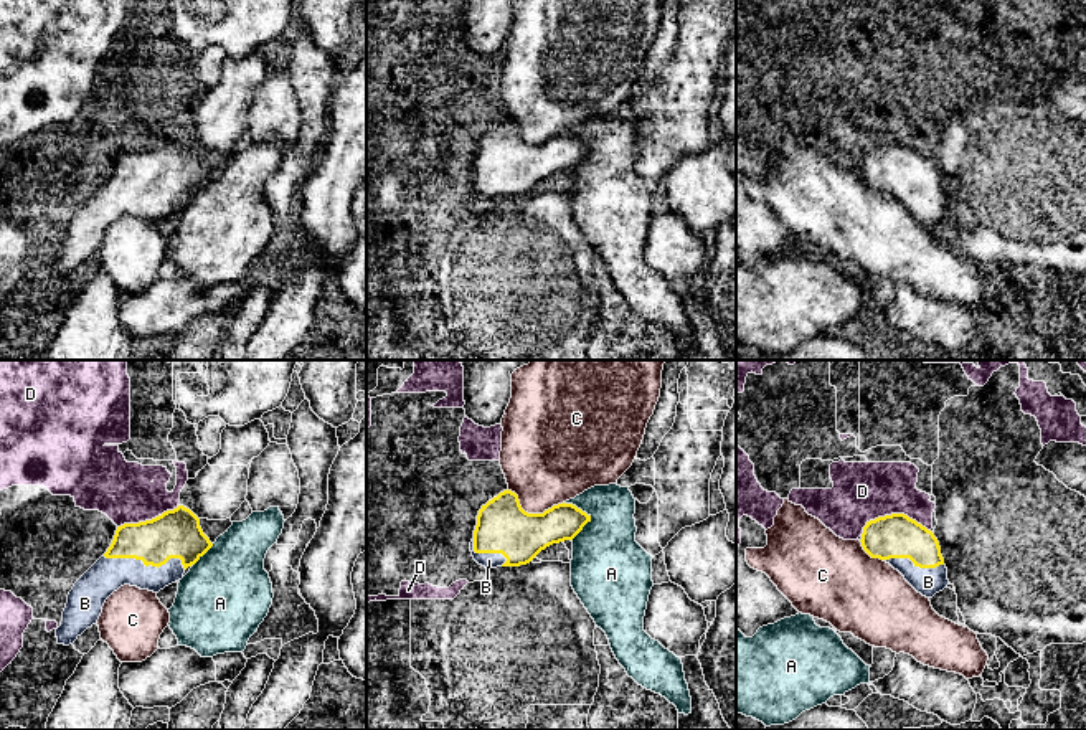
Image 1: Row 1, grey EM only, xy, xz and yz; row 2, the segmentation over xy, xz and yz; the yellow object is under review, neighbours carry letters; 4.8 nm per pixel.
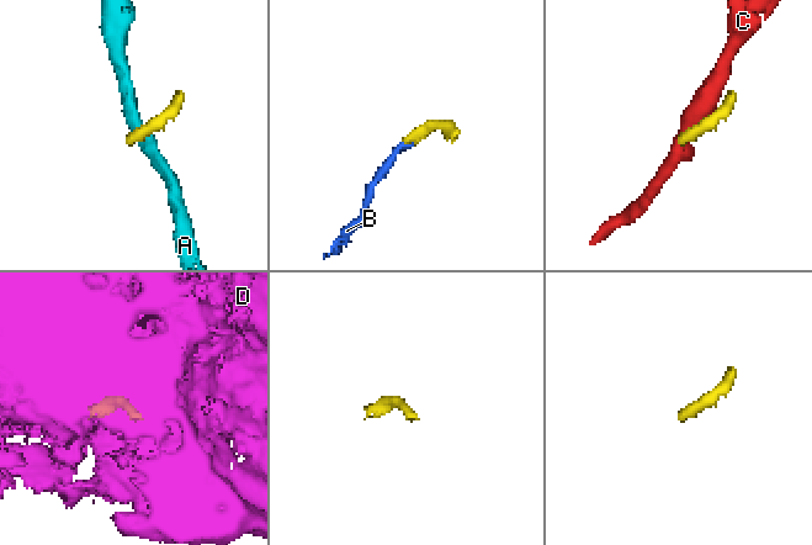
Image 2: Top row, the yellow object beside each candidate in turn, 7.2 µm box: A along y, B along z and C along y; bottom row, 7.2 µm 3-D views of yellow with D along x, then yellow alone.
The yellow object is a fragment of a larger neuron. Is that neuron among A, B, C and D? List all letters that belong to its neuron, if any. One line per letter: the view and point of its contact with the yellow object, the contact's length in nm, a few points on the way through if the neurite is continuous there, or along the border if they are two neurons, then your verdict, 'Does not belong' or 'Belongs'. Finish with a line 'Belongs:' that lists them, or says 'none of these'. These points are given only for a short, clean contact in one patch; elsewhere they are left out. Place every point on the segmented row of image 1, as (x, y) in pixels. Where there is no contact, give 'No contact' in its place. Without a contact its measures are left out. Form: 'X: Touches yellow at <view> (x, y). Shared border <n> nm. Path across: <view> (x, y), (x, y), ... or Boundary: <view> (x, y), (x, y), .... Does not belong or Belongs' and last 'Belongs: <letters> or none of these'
A: Touches yellow at xz (588, 516). Shared border 200 nm. Boundary: xz (563, 502), (575, 504), (590, 517), (571, 540). Does not belong
B: Touches yellow at xy (146, 565). Shared border 420 nm. Belongs
C: Touches yellow at xz (532, 514). Shared border 280 nm. Does not belong
D: Touches yellow at yz (892, 514). Shared border 340 nm. Does not belong
Belongs: B

